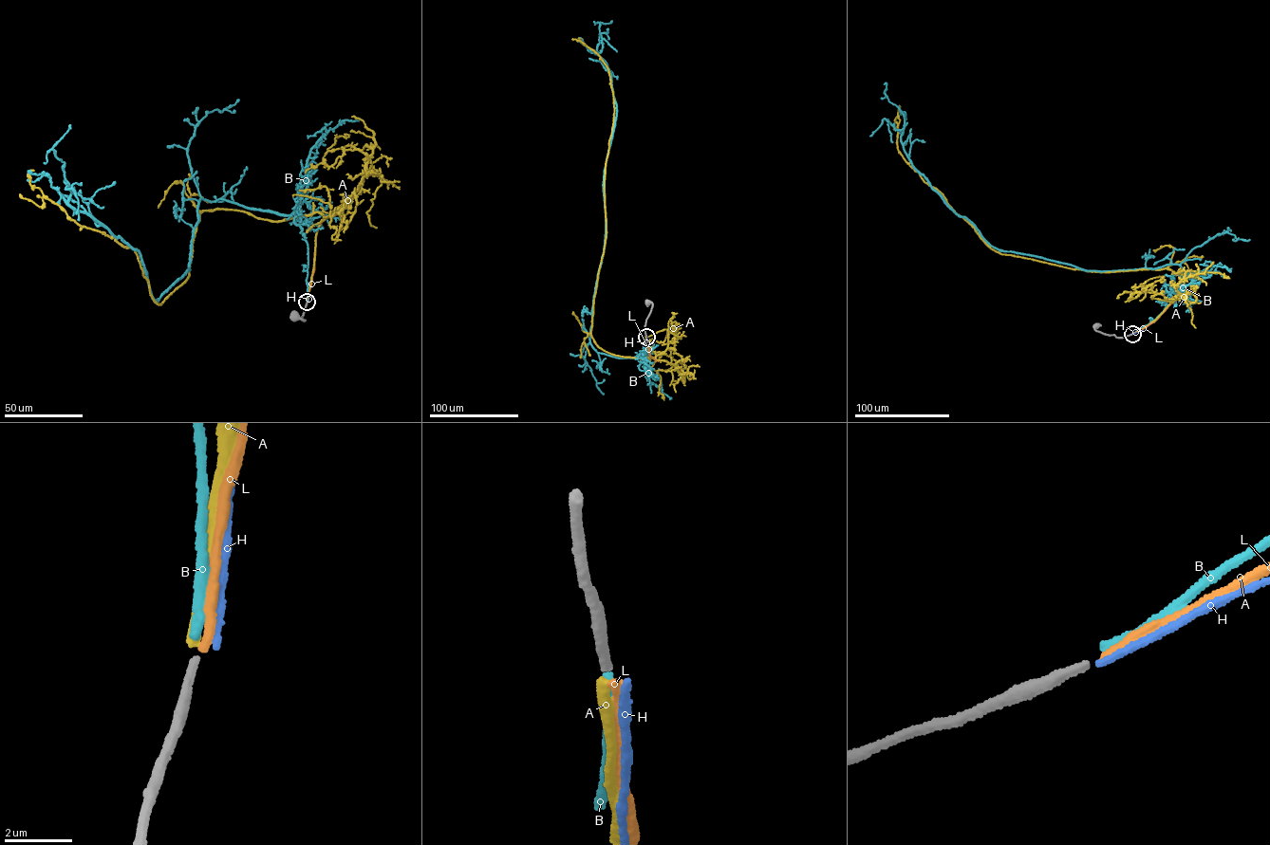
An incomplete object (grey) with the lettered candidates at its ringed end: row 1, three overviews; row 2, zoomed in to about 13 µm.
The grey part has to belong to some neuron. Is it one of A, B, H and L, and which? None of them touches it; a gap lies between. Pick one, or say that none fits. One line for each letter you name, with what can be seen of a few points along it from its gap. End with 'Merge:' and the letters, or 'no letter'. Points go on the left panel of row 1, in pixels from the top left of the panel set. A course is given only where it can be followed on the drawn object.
L: it runs (308, 302), (316, 232), (320, 224), (329, 216)
Merge: L

